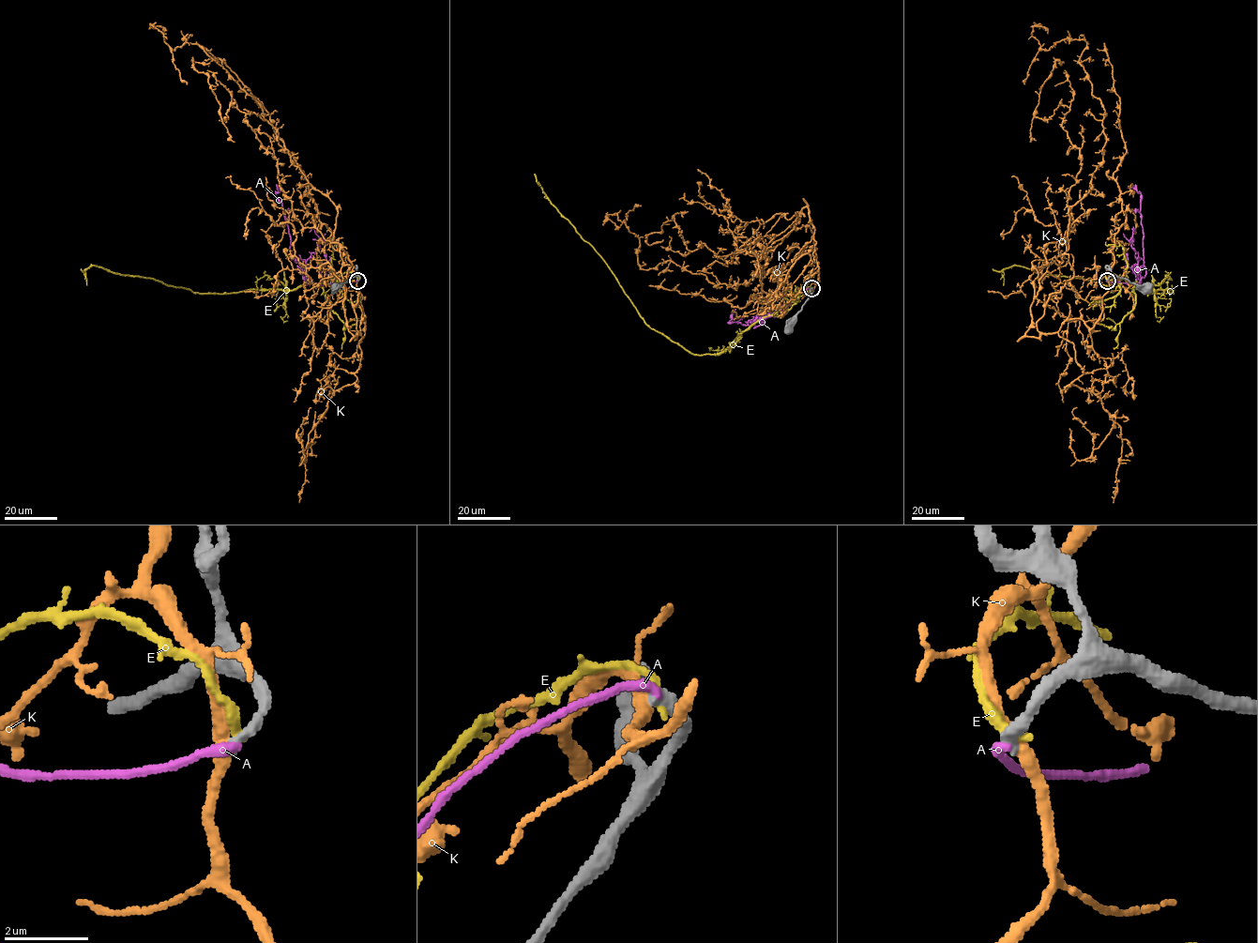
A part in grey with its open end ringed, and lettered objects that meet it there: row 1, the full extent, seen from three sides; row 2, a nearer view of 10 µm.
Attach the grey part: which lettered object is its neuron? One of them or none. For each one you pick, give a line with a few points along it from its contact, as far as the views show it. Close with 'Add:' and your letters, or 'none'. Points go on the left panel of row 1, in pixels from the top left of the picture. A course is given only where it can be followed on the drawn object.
Add: none

